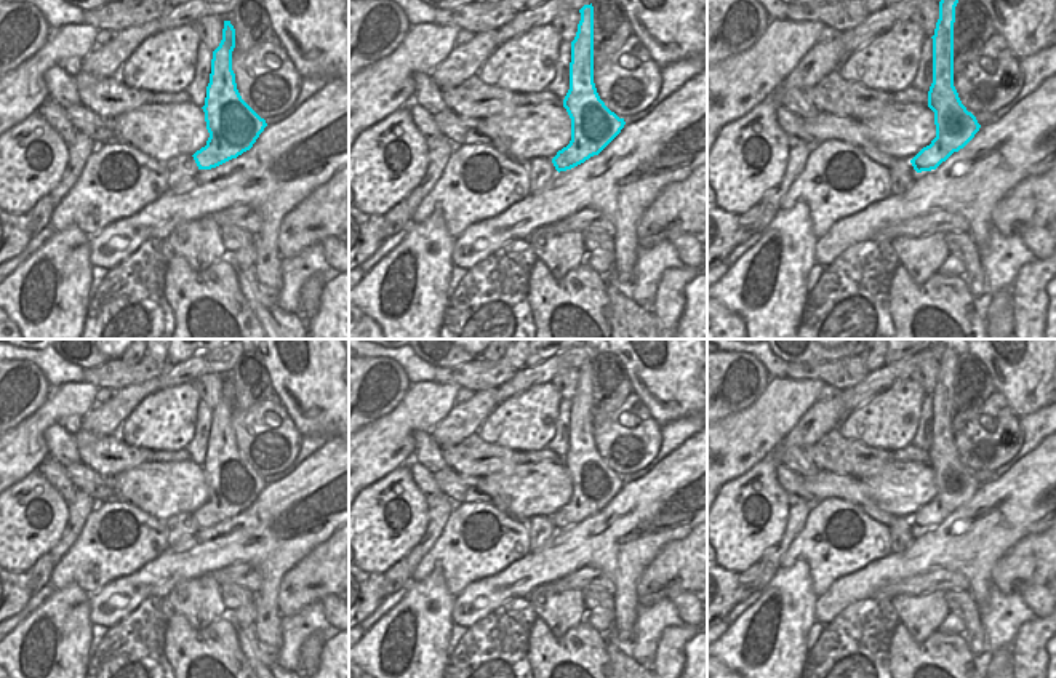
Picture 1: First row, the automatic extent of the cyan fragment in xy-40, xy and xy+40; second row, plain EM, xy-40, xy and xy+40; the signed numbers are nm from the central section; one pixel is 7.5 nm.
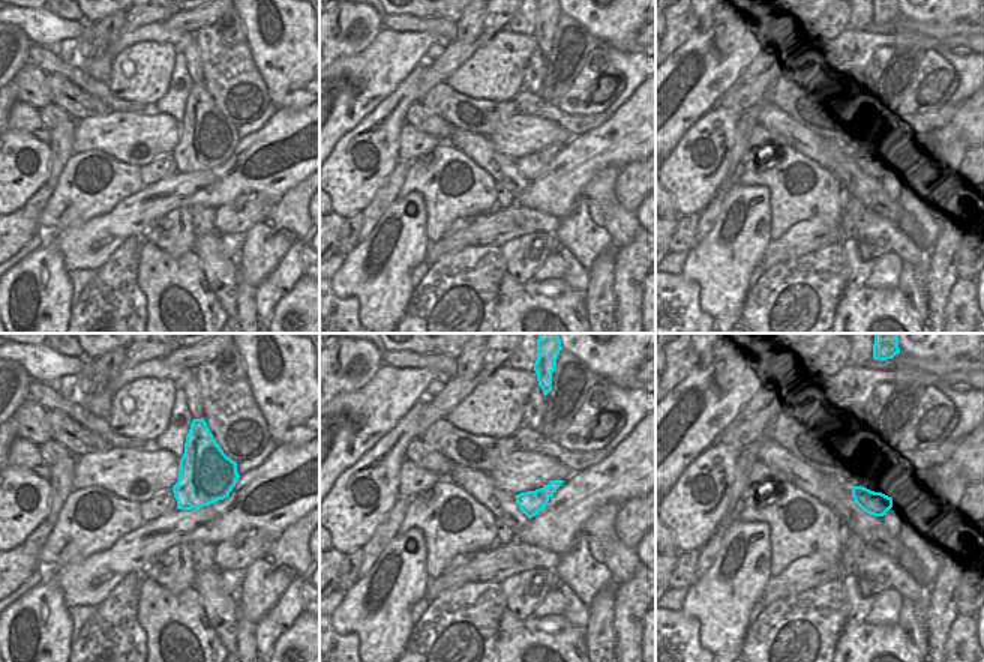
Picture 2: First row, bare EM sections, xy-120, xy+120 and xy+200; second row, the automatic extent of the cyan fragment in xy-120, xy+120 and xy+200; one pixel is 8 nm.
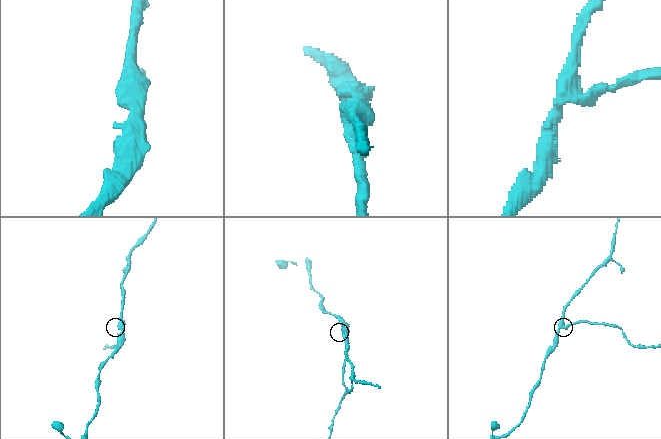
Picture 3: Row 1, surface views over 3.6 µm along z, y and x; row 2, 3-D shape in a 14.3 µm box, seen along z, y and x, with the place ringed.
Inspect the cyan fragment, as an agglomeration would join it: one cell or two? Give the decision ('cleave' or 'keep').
cleave

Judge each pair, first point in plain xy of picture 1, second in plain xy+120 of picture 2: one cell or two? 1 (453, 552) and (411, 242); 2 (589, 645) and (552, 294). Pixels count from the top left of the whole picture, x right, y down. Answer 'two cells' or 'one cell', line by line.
1: two cells
2: one cell

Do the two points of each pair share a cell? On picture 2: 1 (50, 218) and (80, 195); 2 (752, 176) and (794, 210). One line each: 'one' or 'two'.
1: one
2: one

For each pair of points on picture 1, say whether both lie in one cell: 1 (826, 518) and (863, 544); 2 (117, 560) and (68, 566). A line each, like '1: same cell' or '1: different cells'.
1: same cell
2: same cell

